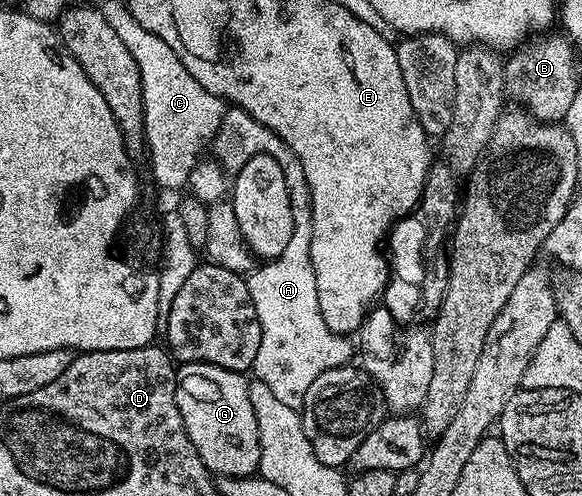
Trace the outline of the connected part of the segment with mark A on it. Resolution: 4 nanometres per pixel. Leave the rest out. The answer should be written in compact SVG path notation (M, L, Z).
M229 107L212 141L212 154L216 162L227 175L234 176L243 168L244 162L257 153L268 153L281 162L292 209L292 237L284 254L275 260L265 261L245 277L256 306L256 318L262 327L260 350L256 350L252 372L285 406L298 410L304 402L304 394L308 394L308 386L312 386L312 382L316 382L324 370L345 368L353 361L350 360L353 356L355 359L356 344L349 335L332 331L328 322L324 322L324 314L320 314L320 302L316 298L316 274L312 270L310 257L312 210L304 166L300 166L300 160L296 154L292 154L292 148L286 146L278 135L272 134L242 108Z

